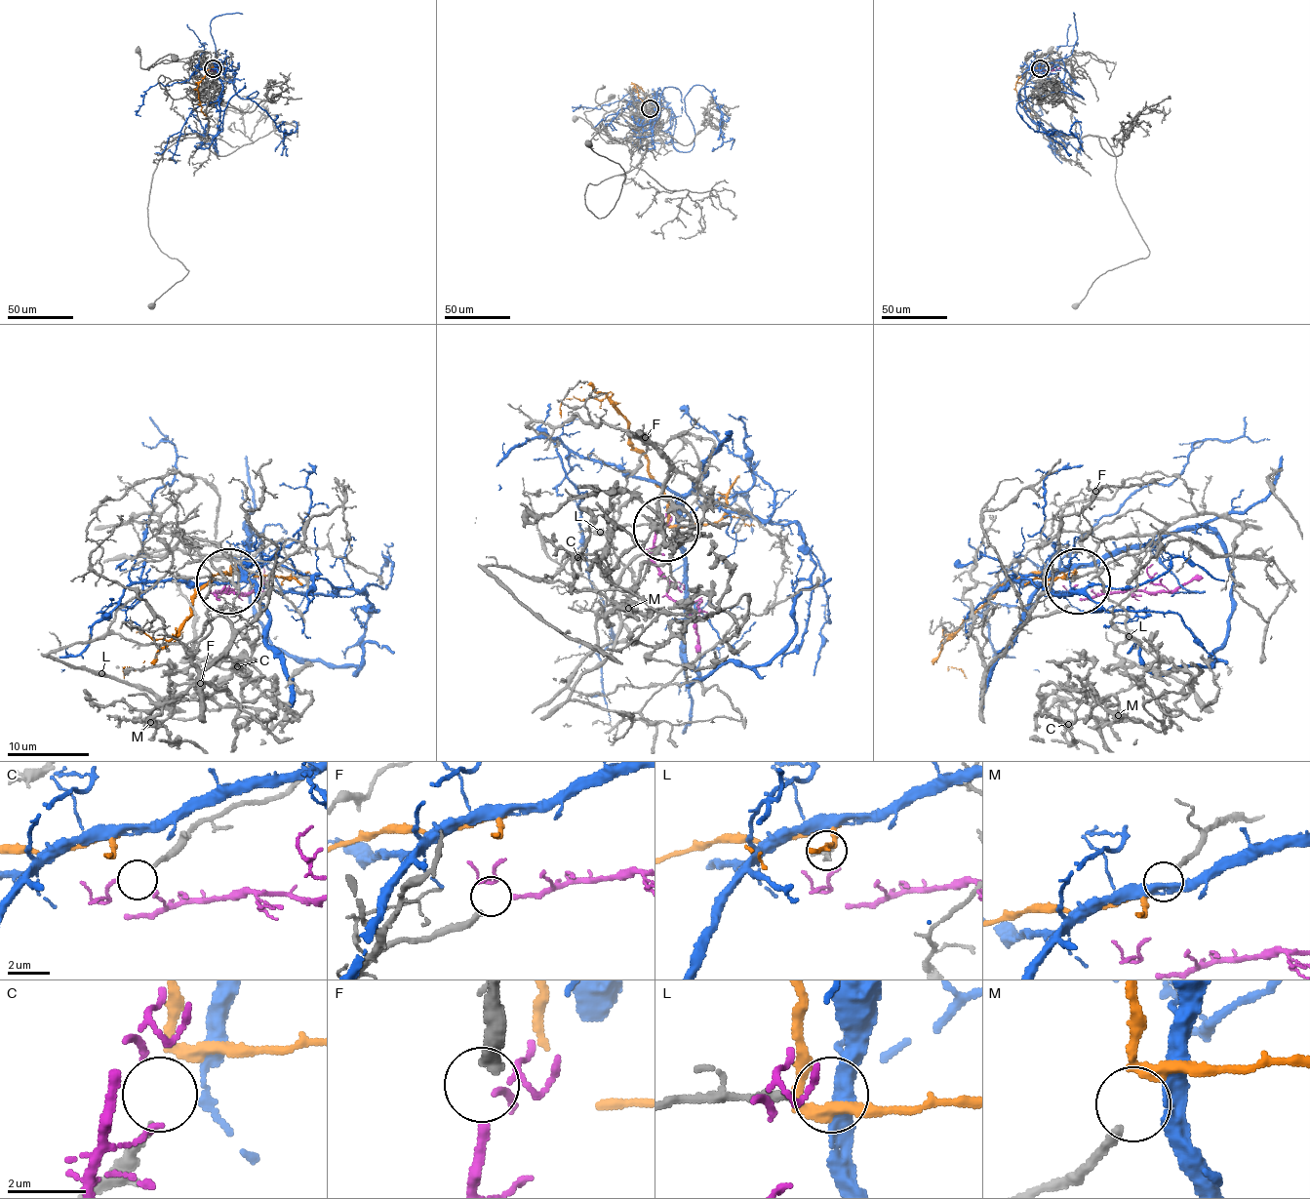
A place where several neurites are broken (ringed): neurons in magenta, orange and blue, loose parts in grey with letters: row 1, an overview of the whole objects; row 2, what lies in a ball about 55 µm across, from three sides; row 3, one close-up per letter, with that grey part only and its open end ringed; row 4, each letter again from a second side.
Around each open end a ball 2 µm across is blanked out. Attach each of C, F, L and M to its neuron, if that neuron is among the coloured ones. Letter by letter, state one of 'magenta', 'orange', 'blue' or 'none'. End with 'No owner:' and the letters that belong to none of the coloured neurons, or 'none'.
C: none
F: magenta
L: none
M: orange
No owner: C, L

